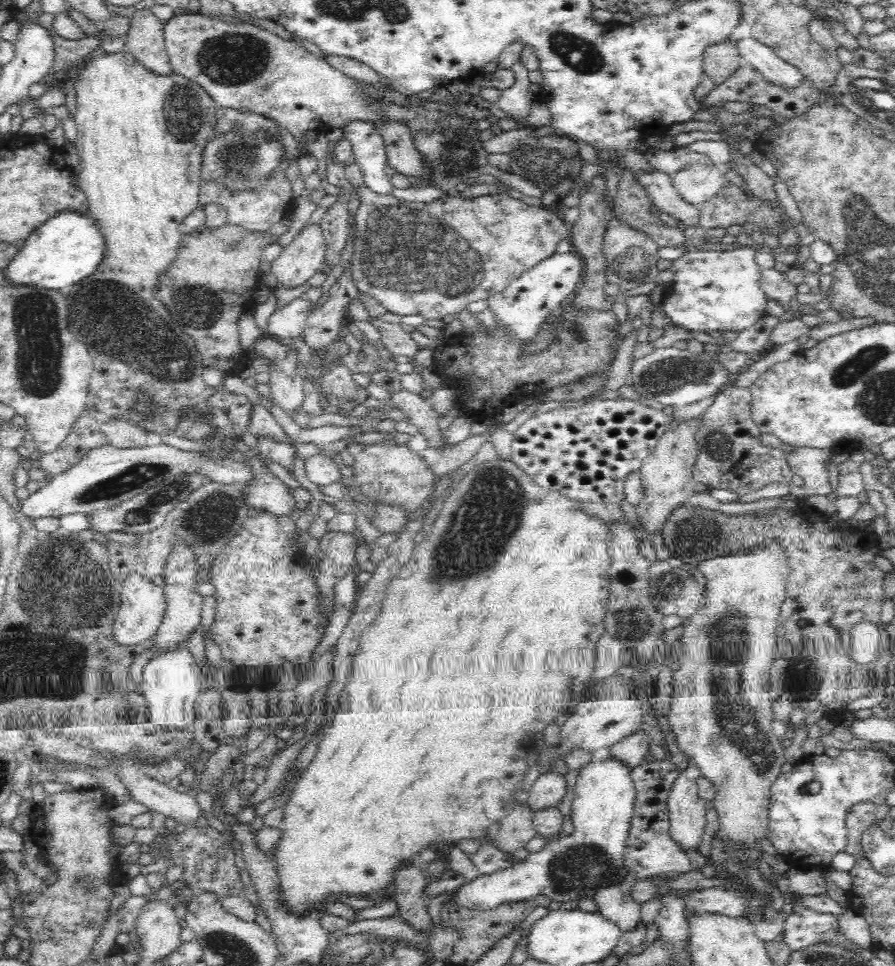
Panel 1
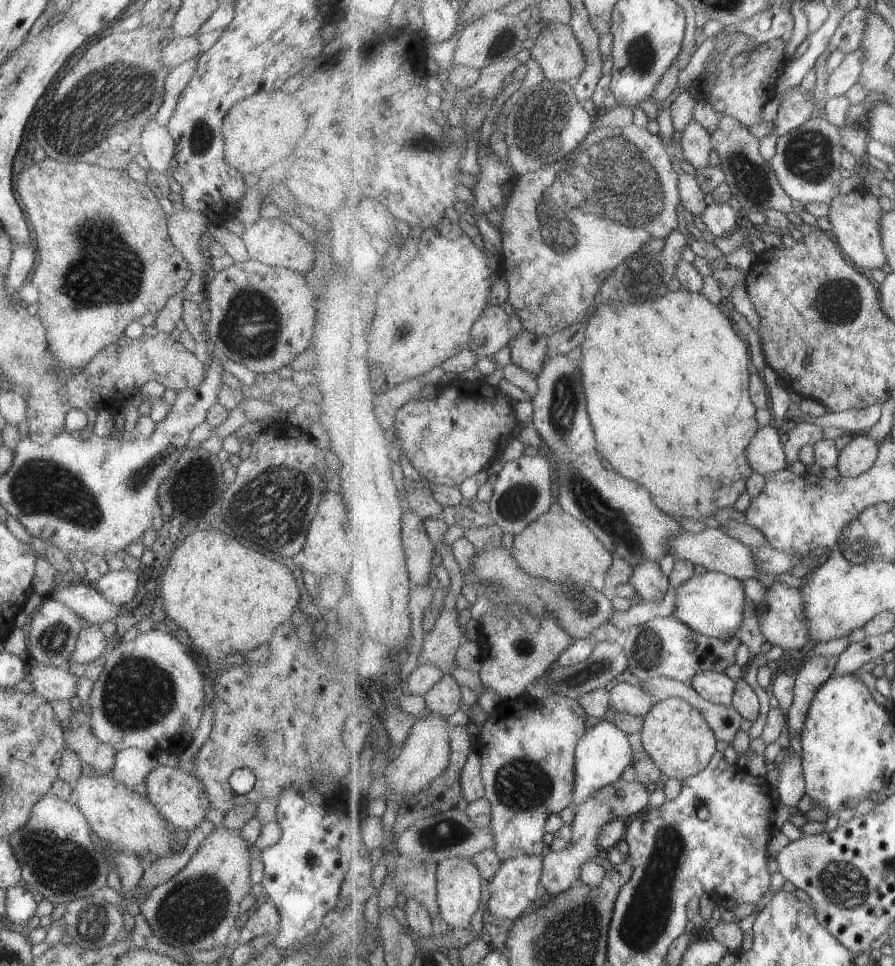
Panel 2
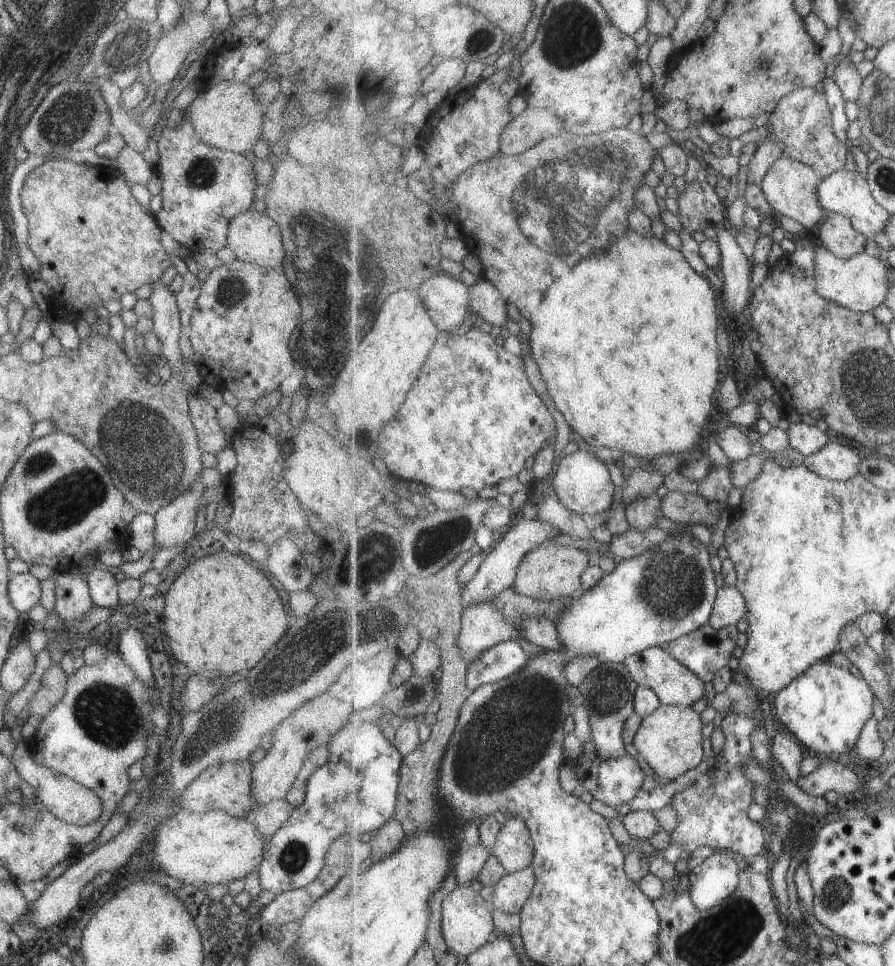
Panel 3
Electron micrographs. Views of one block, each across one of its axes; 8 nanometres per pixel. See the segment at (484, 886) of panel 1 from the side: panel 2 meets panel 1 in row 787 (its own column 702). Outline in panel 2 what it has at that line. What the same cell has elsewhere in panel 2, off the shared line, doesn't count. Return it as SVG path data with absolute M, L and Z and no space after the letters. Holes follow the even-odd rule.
M706 571L703 575L693 575L681 584L675 595L675 610L671 616L705 636L731 638L743 628L743 606L746 596L743 582L738 578L717 571Z

